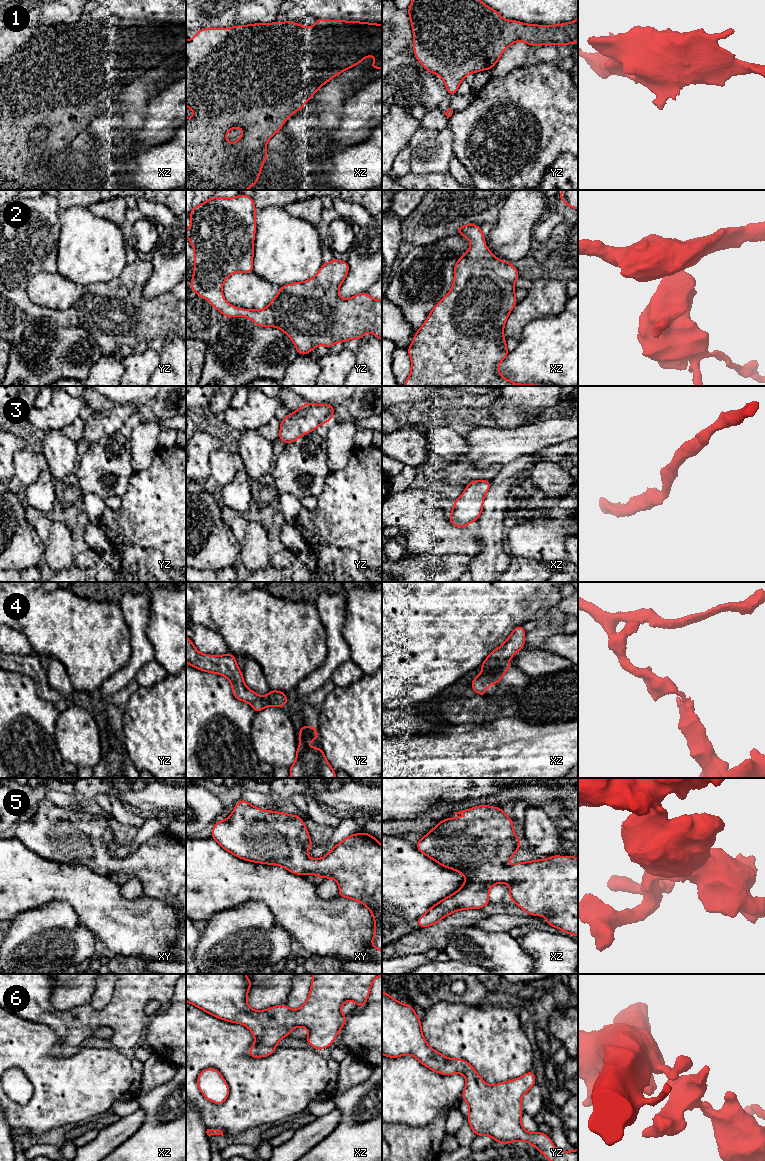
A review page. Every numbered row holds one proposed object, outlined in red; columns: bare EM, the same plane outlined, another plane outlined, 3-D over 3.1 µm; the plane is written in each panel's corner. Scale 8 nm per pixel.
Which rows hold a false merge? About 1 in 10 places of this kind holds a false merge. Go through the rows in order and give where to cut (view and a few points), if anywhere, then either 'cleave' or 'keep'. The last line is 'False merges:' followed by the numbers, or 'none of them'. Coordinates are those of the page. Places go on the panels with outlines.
1: no cut | keep
2: no cut | keep
3: no cut | keep
4: no cut | keep
5: no cut | keep
6: no cut | keep
False merges: none of them

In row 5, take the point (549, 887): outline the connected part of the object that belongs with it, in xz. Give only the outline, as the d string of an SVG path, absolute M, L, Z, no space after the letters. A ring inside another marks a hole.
M479 805L465 809L455 814L475 814L474 818L447 818L440 821L417 843L417 849L427 857L436 861L441 866L455 870L468 880L461 888L442 899L417 919L419 928L426 928L439 923L440 920L456 911L465 909L482 909L488 903L490 888L499 883L510 885L509 898L531 916L545 916L546 924L558 928L568 934L578 937L578 857L554 855L543 860L518 862L507 866L507 861L515 856L518 848L523 843L517 839L513 828L513 821L499 807Z

